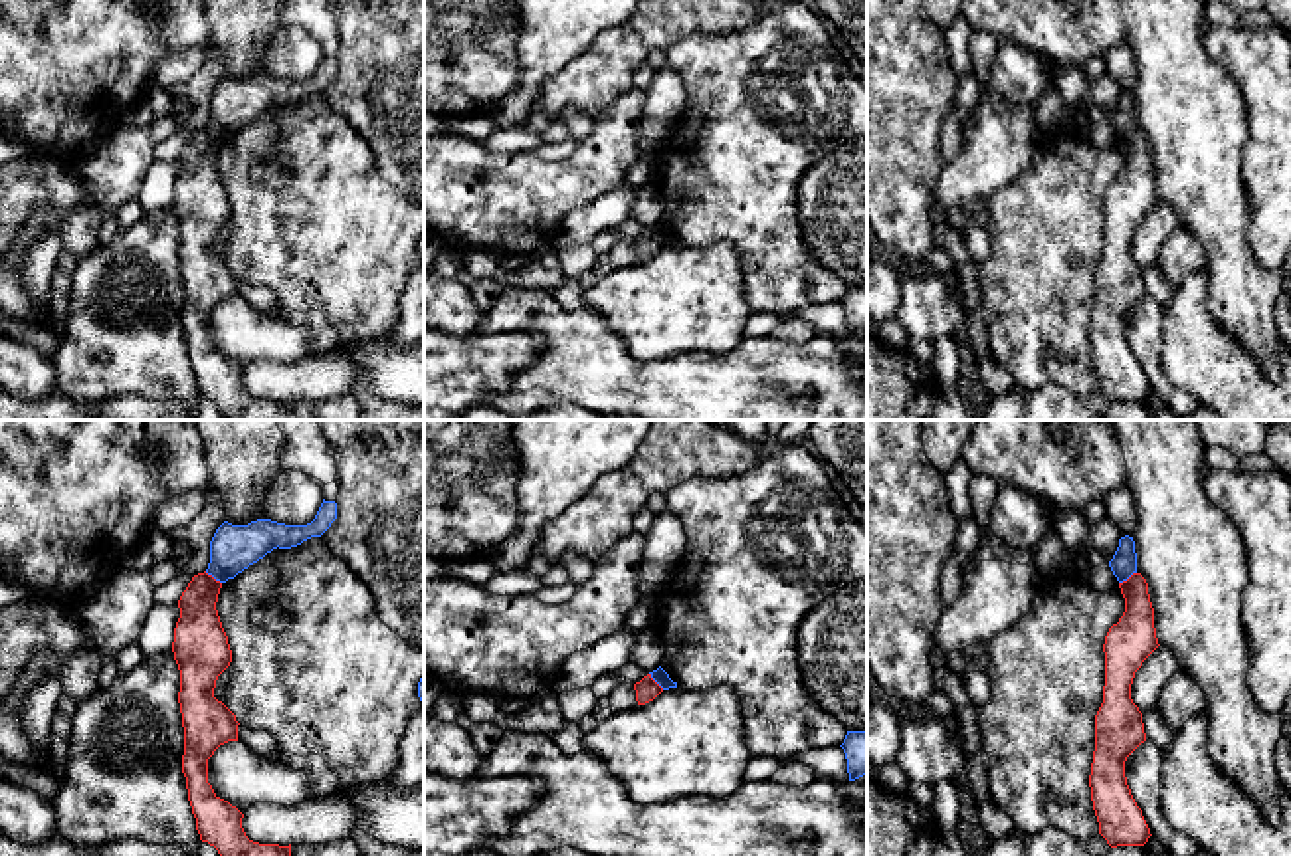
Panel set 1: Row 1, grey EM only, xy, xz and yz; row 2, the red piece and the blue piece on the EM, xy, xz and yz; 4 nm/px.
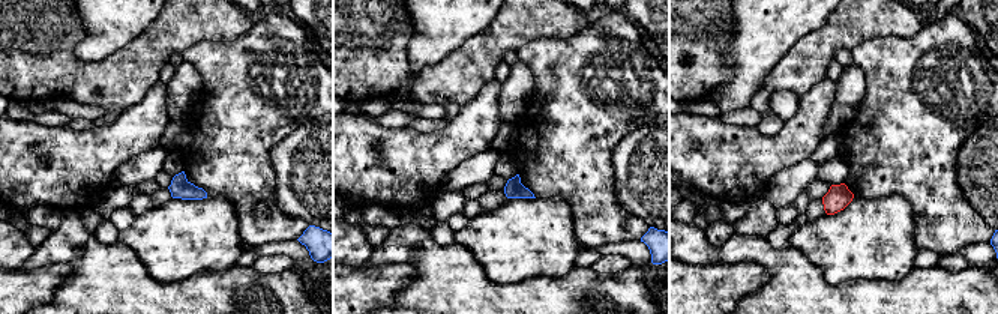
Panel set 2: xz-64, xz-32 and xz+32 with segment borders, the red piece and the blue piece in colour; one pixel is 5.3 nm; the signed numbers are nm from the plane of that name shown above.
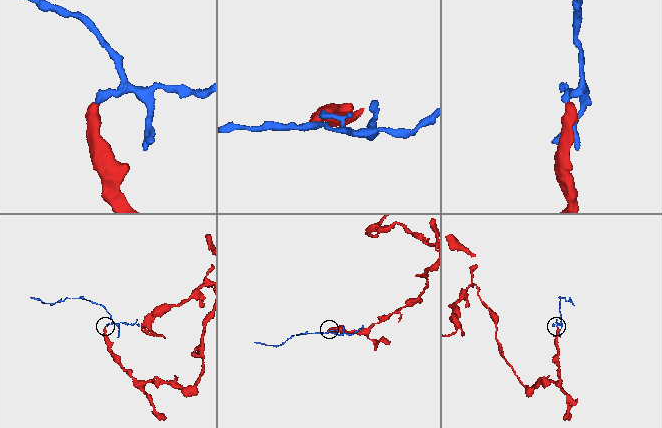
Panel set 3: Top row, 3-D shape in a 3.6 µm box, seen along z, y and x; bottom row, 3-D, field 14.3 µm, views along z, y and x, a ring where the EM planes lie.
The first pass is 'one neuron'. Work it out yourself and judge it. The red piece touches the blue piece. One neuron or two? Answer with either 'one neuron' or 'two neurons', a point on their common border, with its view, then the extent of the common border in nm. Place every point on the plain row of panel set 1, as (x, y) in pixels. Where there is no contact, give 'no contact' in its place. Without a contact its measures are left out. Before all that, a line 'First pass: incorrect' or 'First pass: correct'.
First pass: incorrect
two neurons | yz (1129, 133) | 90 nm

